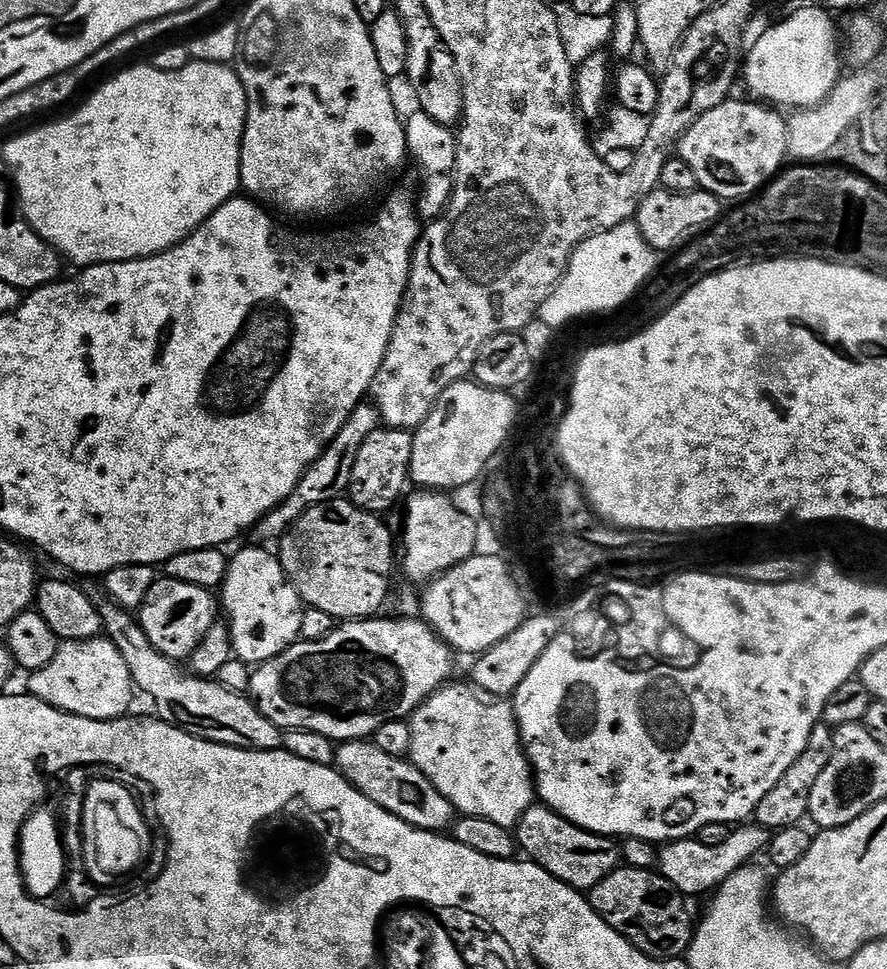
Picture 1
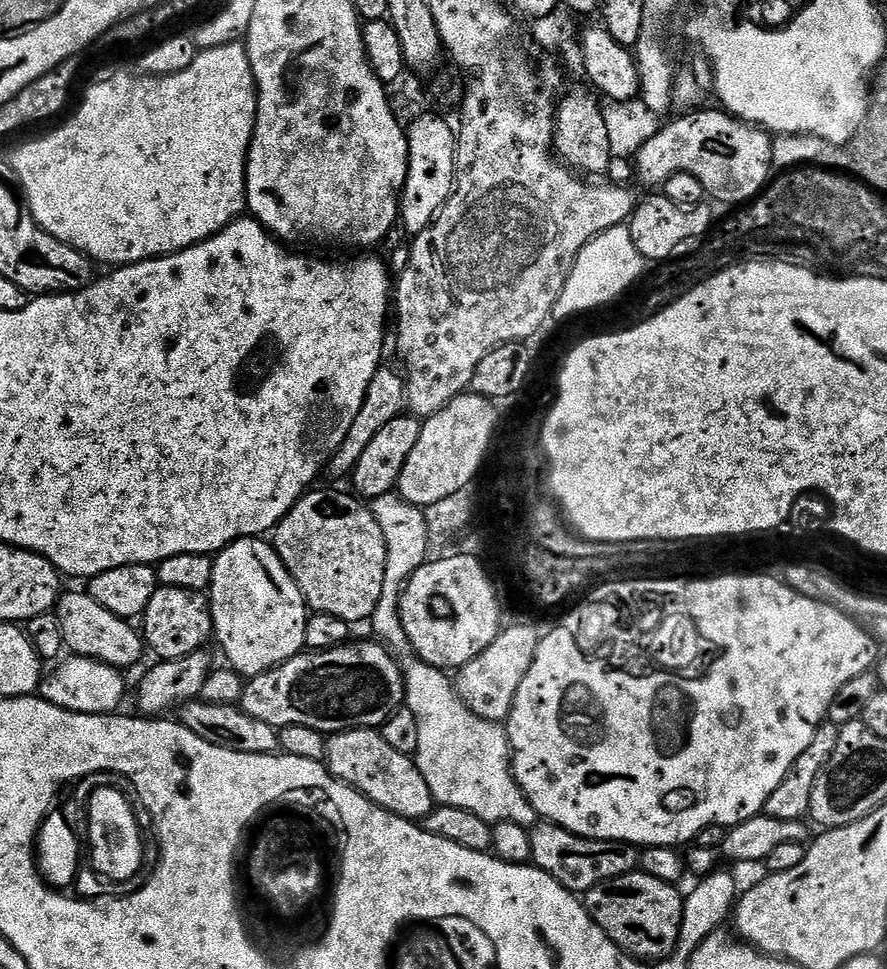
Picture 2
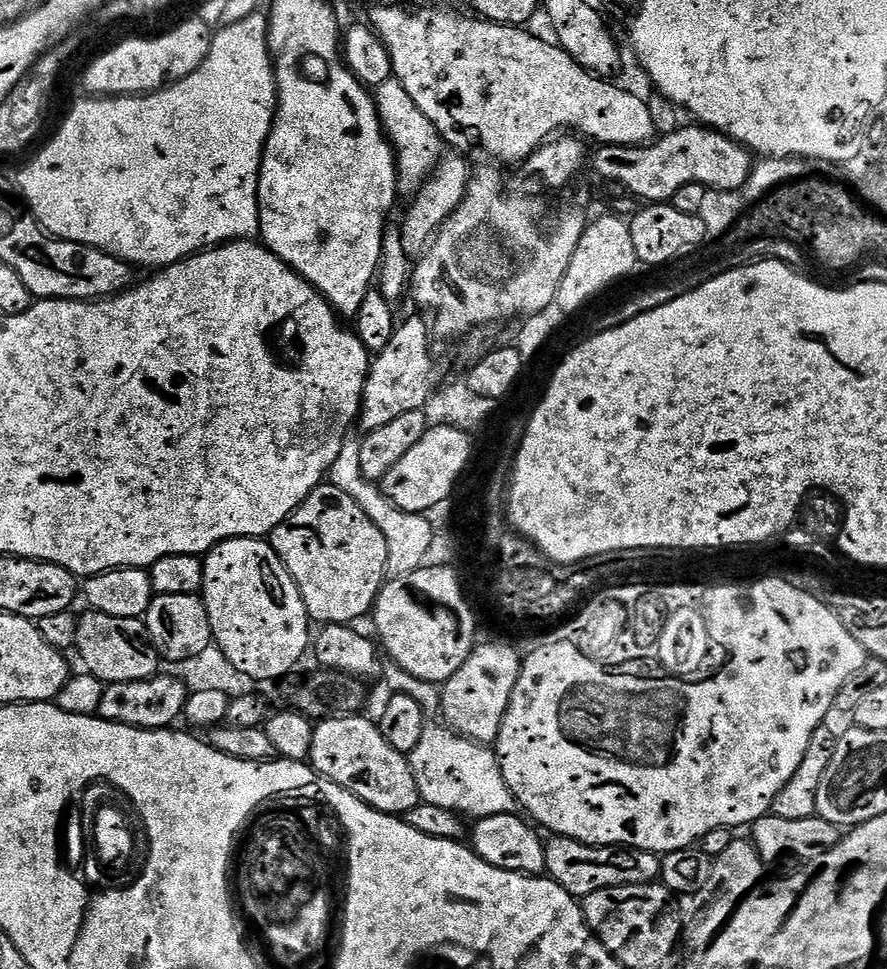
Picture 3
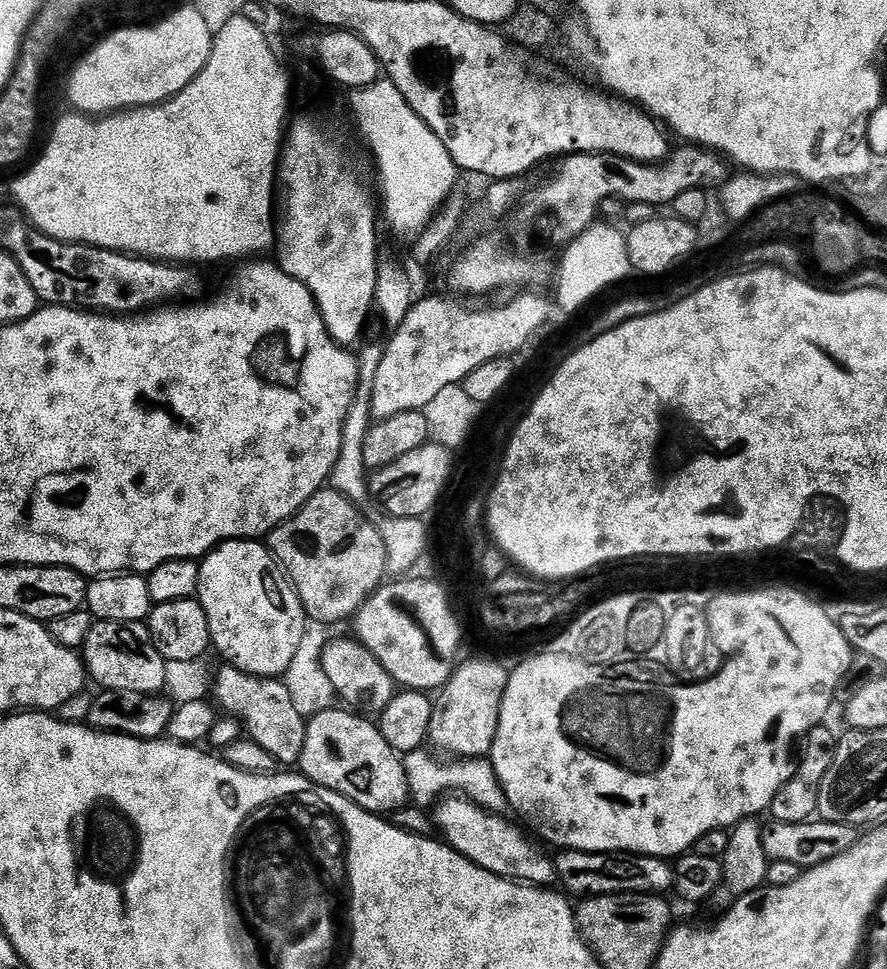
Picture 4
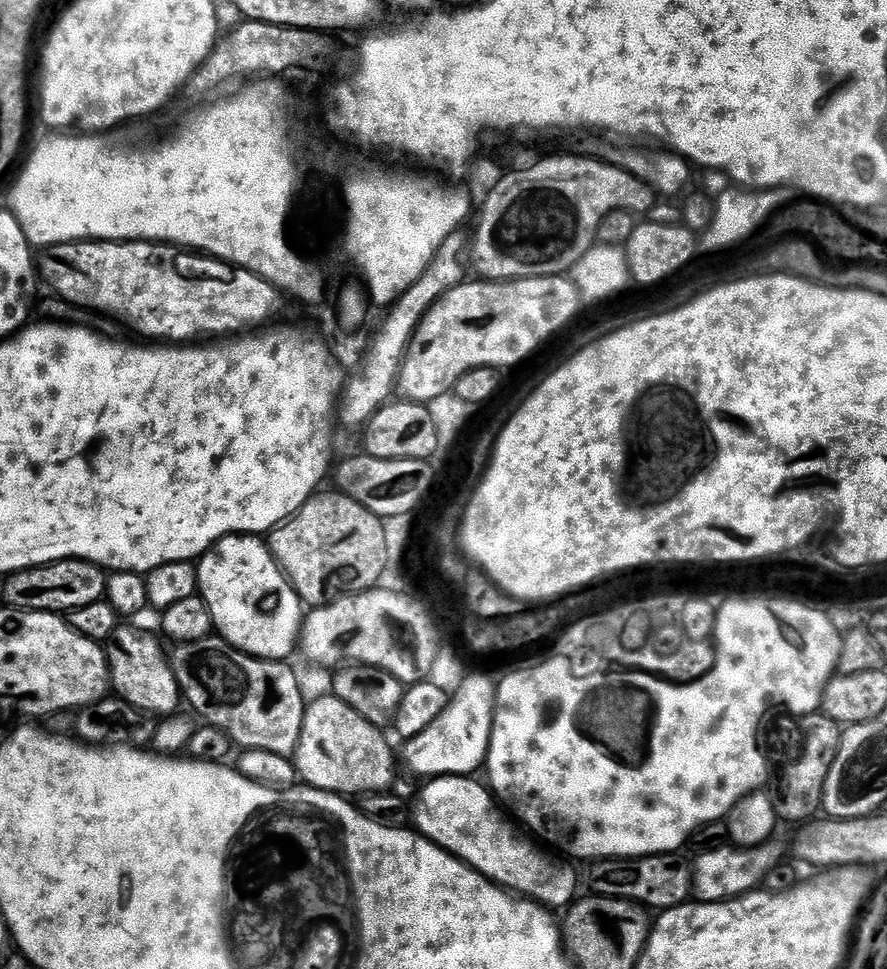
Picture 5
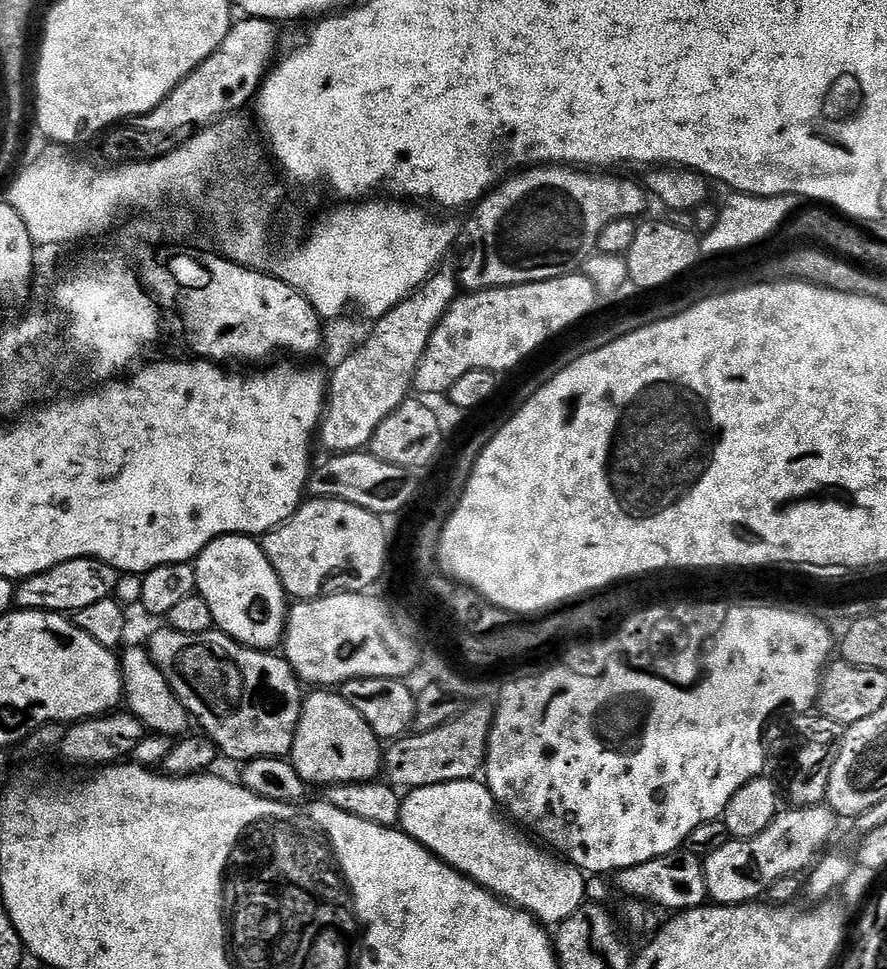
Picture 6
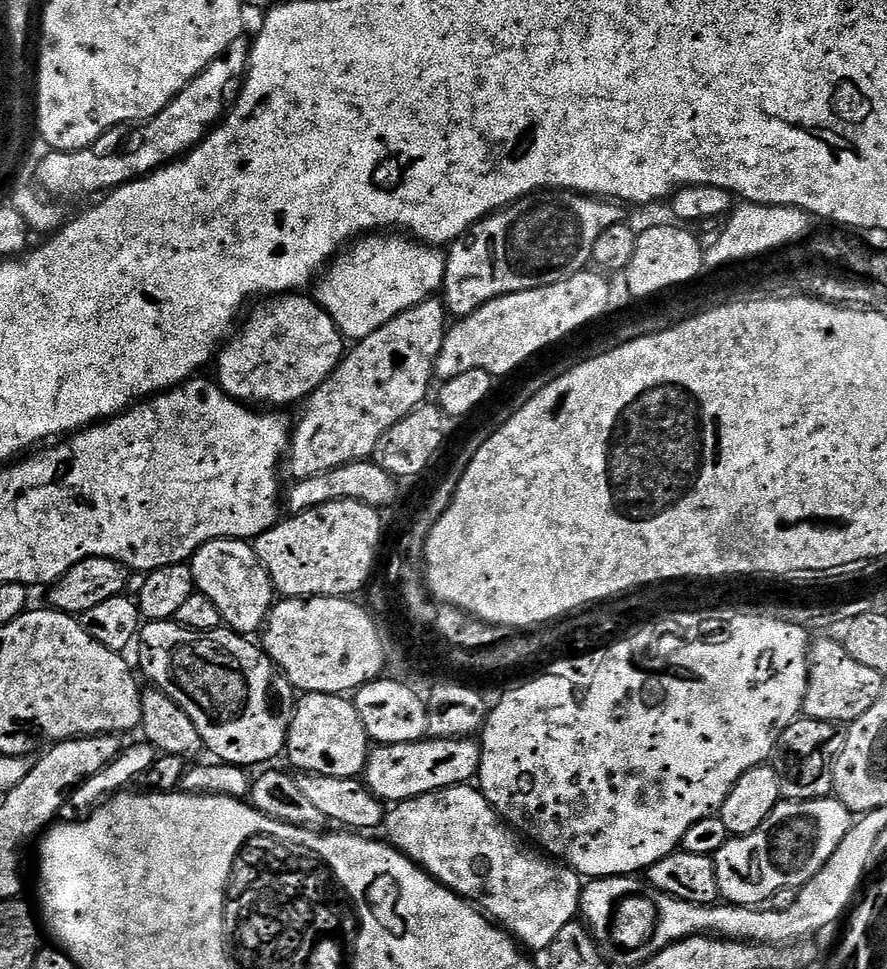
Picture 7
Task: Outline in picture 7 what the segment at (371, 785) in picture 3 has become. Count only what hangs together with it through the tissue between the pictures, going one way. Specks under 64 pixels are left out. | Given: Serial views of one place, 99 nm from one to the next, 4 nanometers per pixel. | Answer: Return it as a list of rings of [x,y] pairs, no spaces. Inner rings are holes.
[[[309,692],[295,701],[292,721],[288,727],[288,743],[286,757],[301,773],[313,772],[334,778],[359,777],[368,763],[370,741],[366,734],[366,726],[362,726],[362,718],[358,718],[358,710],[351,699],[343,695],[331,696],[325,692]]]

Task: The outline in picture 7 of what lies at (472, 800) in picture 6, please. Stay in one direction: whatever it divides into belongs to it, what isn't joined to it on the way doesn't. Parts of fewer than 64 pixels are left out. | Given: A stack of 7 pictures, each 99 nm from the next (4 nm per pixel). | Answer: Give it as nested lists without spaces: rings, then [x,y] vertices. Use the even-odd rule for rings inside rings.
[[[455,784],[452,788],[401,800],[393,808],[396,809],[393,812],[391,809],[385,815],[382,825],[387,843],[429,872],[439,884],[445,884],[451,892],[456,892],[475,905],[485,916],[515,937],[525,949],[547,950],[558,936],[558,930],[577,919],[582,887],[580,873],[555,859],[545,858],[531,847],[524,848],[525,841],[501,820],[479,787]]]

